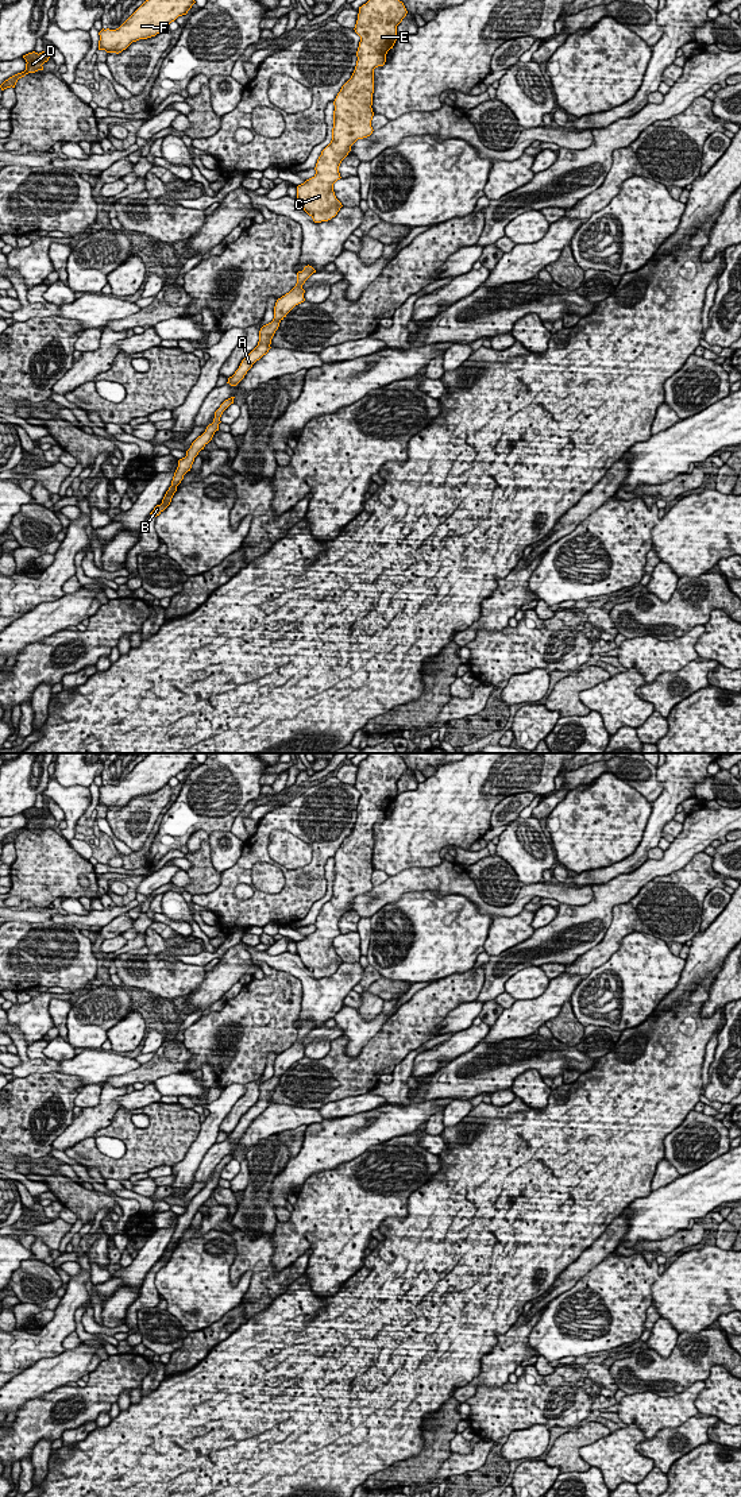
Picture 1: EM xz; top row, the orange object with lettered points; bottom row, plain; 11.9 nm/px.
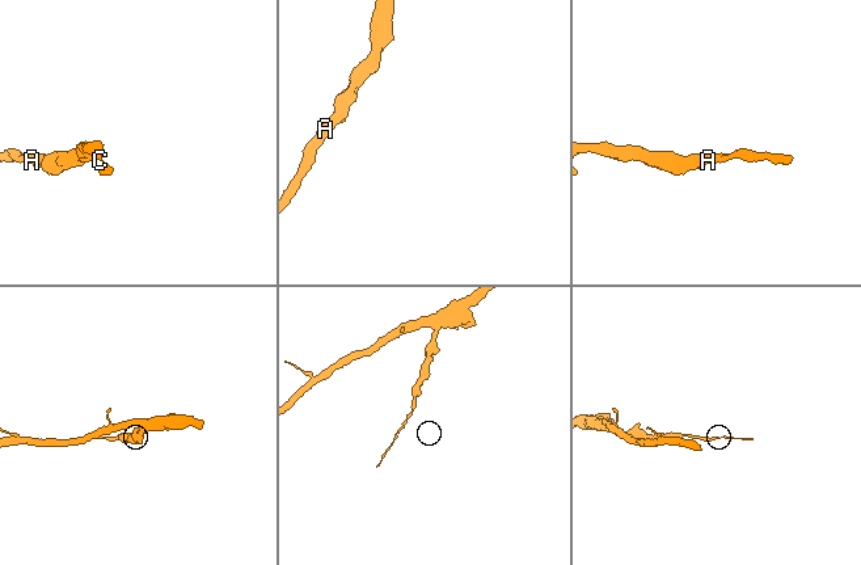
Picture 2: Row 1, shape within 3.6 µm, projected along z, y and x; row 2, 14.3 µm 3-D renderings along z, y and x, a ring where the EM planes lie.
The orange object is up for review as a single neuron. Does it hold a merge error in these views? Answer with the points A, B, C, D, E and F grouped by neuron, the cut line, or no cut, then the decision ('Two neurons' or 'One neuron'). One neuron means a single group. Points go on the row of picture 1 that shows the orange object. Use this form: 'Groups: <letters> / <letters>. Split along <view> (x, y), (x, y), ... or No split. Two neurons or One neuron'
Groups: A B C D E F. No split. One neuron

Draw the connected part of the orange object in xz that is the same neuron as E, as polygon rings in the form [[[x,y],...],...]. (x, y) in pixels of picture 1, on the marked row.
[[[368,0],[359,7],[355,32],[360,36],[356,51],[356,66],[351,78],[341,86],[333,105],[333,128],[332,140],[321,151],[316,163],[316,174],[297,186],[297,198],[304,211],[313,219],[314,223],[328,221],[337,215],[341,202],[336,198],[333,184],[340,180],[339,166],[341,161],[351,151],[351,146],[358,140],[373,134],[371,120],[373,112],[373,93],[374,93],[374,69],[383,66],[386,54],[393,49],[397,36],[397,26],[406,16],[408,11],[400,0]]]

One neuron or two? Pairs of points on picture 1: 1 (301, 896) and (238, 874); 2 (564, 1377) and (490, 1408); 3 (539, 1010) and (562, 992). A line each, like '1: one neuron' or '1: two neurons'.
1: one neuron
2: one neuron
3: one neuron

